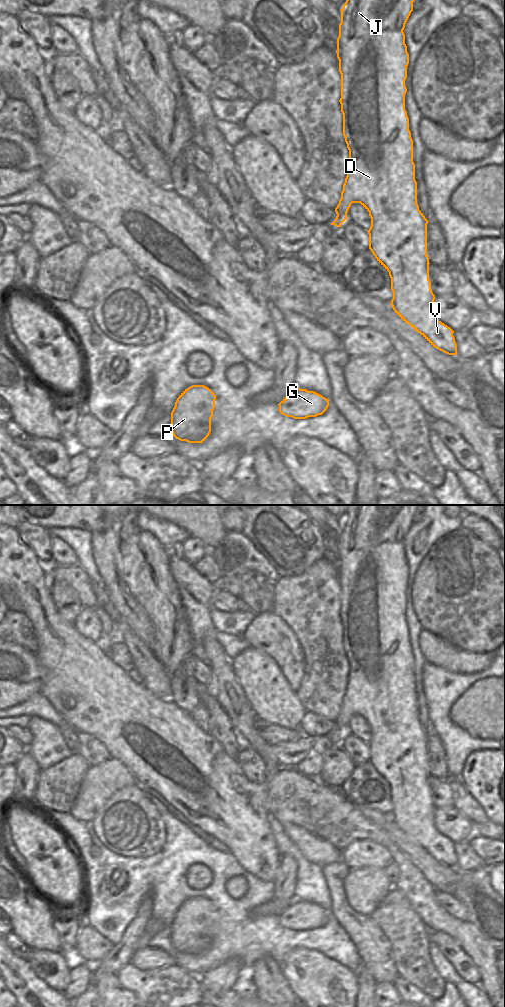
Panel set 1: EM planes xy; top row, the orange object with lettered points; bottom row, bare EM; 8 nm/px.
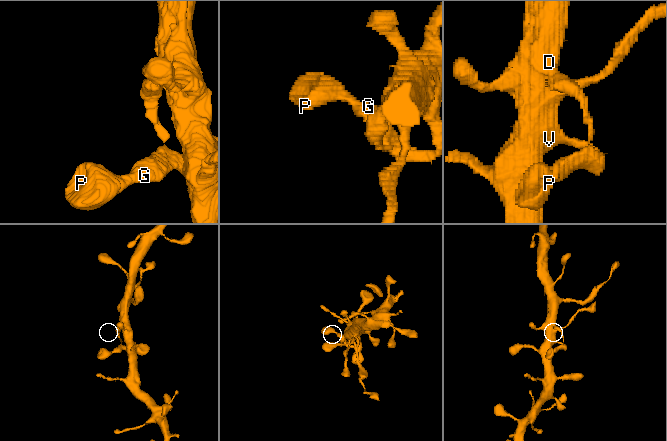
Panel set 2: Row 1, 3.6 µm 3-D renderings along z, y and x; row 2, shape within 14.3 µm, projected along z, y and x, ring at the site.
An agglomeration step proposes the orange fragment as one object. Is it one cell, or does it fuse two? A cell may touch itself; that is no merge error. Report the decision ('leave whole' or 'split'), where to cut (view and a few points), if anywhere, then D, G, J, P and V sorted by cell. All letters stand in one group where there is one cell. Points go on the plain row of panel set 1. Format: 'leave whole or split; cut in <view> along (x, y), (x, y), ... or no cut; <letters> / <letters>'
leave whole; no cut; D G J P V

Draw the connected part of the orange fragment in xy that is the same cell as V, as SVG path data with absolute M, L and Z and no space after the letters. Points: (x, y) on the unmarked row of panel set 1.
M350 505L343 520L341 521L341 534L339 536L339 548L337 550L337 570L339 572L339 584L341 586L341 624L343 626L343 648L349 662L349 676L347 678L347 688L343 696L339 716L335 720L337 726L335 732L330 735L336 739L347 730L347 724L352 715L360 715L368 724L371 730L371 738L367 743L369 746L369 761L377 773L389 784L391 790L391 802L393 810L391 818L395 825L415 843L420 845L433 859L448 866L457 867L457 856L453 848L454 843L442 835L433 822L435 807L431 802L429 792L429 770L427 768L427 736L428 732L419 722L417 716L417 694L415 692L415 676L413 674L413 652L409 642L409 630L405 622L405 606L407 600L405 592L407 590L407 578L409 576L409 566L405 556L405 546L403 544L405 536L413 523L413 514L418 505Z

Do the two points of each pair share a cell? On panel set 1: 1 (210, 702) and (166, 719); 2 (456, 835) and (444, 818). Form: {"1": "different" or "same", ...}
{"1": "different", "2": "same"}

